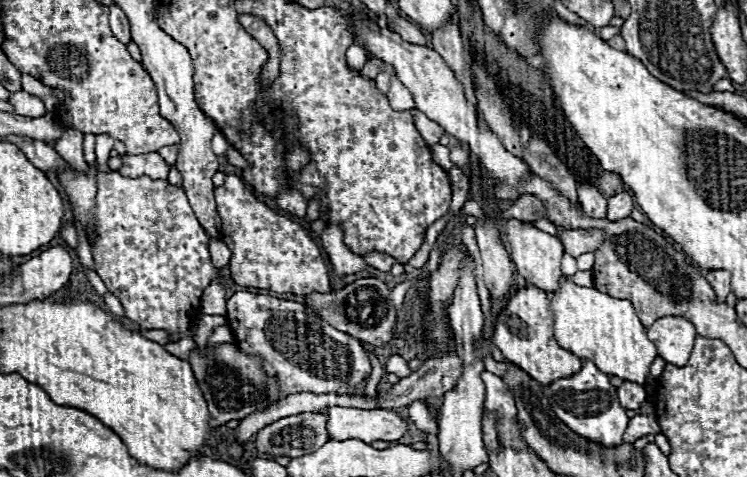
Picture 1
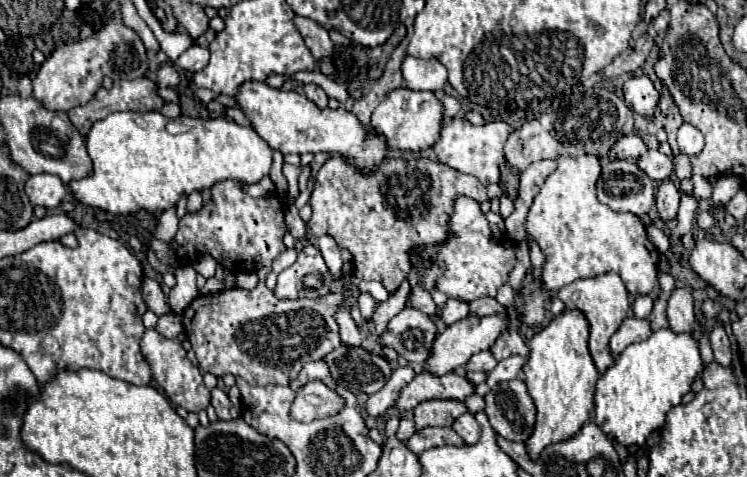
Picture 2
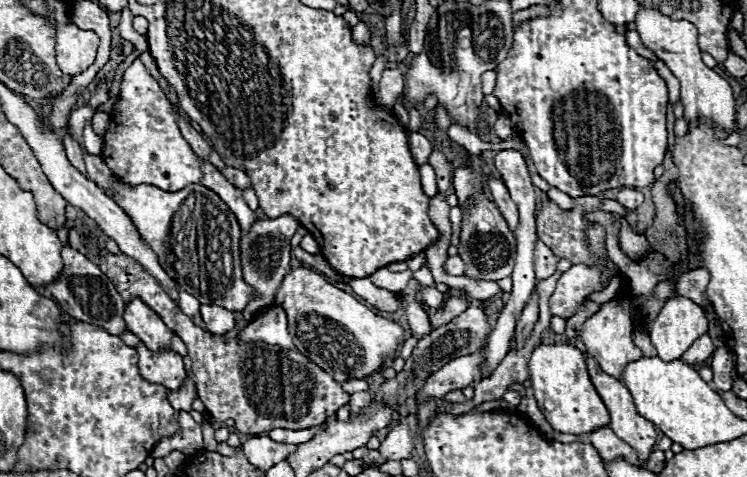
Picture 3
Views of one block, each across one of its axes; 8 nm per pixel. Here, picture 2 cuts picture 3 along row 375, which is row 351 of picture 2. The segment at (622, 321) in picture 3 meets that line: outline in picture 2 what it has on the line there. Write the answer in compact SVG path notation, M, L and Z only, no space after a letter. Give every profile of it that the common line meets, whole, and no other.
M626 318L622 322L622 326L614 332L614 336L610 338L608 350L612 356L618 356L626 346L630 346L632 342L642 342L652 334L650 330L650 322L648 320L638 320L638 318Z

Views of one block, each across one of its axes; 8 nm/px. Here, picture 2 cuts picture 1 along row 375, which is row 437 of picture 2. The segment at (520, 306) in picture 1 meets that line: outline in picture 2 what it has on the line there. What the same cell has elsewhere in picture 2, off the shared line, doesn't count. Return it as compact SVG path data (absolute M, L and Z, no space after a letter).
M566 310L528 342L530 356L522 372L536 404L536 424L526 440L530 460L536 460L546 446L574 438L580 428L592 420L594 384L600 374L588 352L588 334L588 322L582 312Z

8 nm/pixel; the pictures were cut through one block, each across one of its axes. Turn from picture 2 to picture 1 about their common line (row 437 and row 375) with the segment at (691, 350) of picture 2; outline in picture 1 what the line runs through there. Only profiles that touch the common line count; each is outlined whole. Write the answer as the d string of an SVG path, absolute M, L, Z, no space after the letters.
M562 278L560 292L550 294L554 312L554 336L558 344L582 360L594 360L600 372L608 376L618 376L622 380L634 380L636 384L646 384L650 374L650 364L656 360L658 350L646 336L646 328L640 324L632 304L628 300L618 300L596 288L582 288Z

